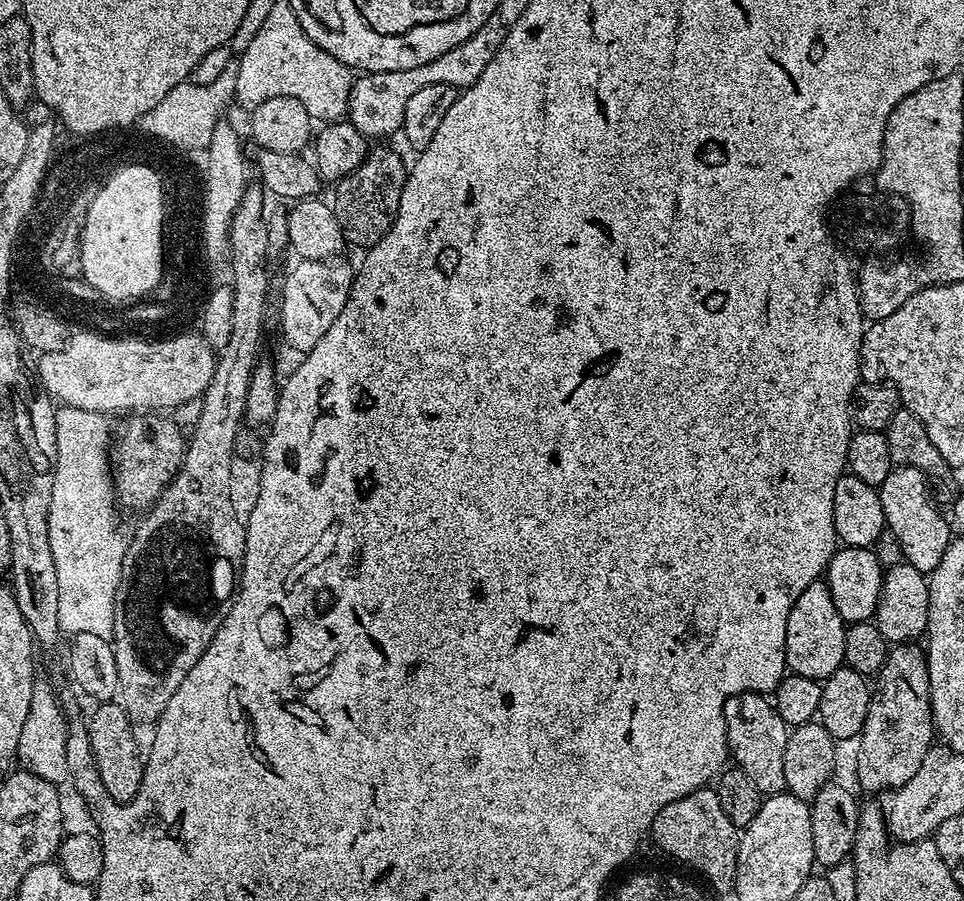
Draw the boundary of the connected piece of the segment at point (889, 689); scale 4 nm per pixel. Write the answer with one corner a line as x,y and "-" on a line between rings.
912,642
897,643
874,680
864,730
858,737
864,753
856,764
856,780
868,792
887,793
910,782
934,744
928,661
925,649
916,646

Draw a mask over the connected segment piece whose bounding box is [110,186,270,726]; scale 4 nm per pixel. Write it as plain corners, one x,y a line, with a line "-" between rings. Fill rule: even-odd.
252,186
245,187
244,194
240,199
240,208
235,211
234,218
231,222
231,230
228,236
230,258
230,287
234,294
234,318
230,326
230,342
226,342
226,346
219,349
216,366
214,368
214,378
210,382
210,386
206,386
202,397
202,414
198,414
194,418
196,424
190,428
190,439
187,441
184,452
184,460
180,464
180,469
176,471
176,475
164,488
164,492
158,497
156,503
151,505
143,513
144,516
140,520
140,525
136,528
136,533
130,536
124,550
124,561
122,562
122,574
118,582
118,590
114,598
114,630
111,634
112,649
114,650
114,662
118,662
118,702
123,708
128,711
129,718
132,719
133,725
141,726
140,724
155,725
159,720
160,715
166,710
166,706
170,702
170,698
174,698
174,690
178,690
178,686
182,686
182,678
186,678
186,674
194,666
194,662
198,662
198,658
202,658
202,654
206,650
206,646
210,646
210,642
214,638
214,634
218,630
218,626
222,626
222,622
226,618
229,610
229,605
216,604
219,600
225,602
231,601
235,597
236,589
240,583
240,571
244,565
244,530
246,527
245,521
236,513
236,508
232,505
232,455
236,452
236,435
240,432
240,424
245,423
244,411
246,410
246,394
250,390
250,378
252,371
256,369
258,357
256,351
260,348
260,338
264,334
264,311
268,308
268,269
270,263
267,258
266,240
267,234
264,232
264,224
260,219
260,212
263,210
263,204
266,201
265,193
259,188

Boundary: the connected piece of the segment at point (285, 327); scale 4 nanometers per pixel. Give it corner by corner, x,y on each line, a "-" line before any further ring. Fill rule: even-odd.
343,259
302,260
293,263
288,277
284,280
284,289
280,292
280,328
284,331
284,340
297,354
309,352
330,326
334,318
342,314
348,295
352,289
353,265
343,264

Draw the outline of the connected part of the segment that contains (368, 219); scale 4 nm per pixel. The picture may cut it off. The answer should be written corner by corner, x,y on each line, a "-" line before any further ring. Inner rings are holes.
373,147
358,166
358,170
354,170
349,176
343,176
341,180
335,181
336,197
331,197
330,203
333,214
338,218
338,226
349,245
357,244
360,250
367,250
373,248
386,235
398,214
398,202
402,202
402,190
407,177
406,160
404,164
403,158
388,148

